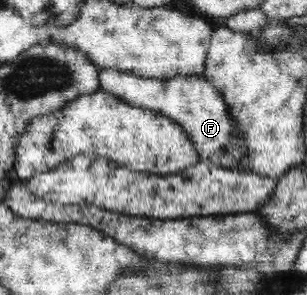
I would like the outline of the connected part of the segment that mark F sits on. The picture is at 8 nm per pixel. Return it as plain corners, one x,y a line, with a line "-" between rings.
117,68
99,69
100,90
113,94
133,107
158,111
182,126
198,151
200,161
227,169
238,169
248,151
240,129
223,94
204,76
175,76
171,79
147,79

